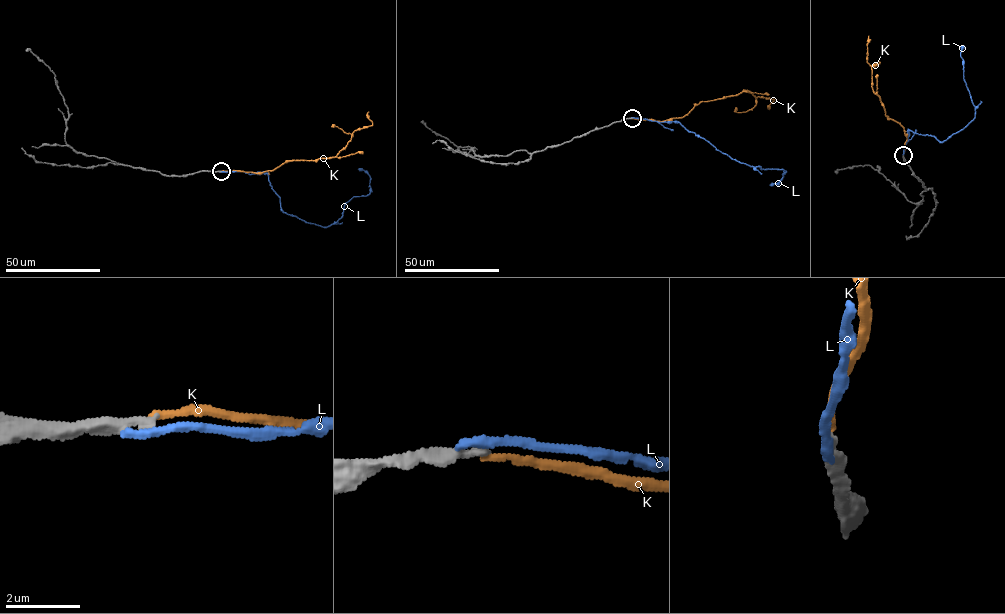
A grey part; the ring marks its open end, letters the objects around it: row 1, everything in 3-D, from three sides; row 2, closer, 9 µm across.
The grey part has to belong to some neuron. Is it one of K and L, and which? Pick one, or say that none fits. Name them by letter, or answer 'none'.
none

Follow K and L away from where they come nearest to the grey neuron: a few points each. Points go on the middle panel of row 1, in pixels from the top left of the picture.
K: (631, 118), (663, 121), (681, 118), (701, 102), (737, 95), (742, 90), (755, 98), (774, 99), (769, 109)
L: (631, 117), (680, 123), (733, 159), (760, 166), (760, 169), (784, 170), (782, 179), (769, 185)

